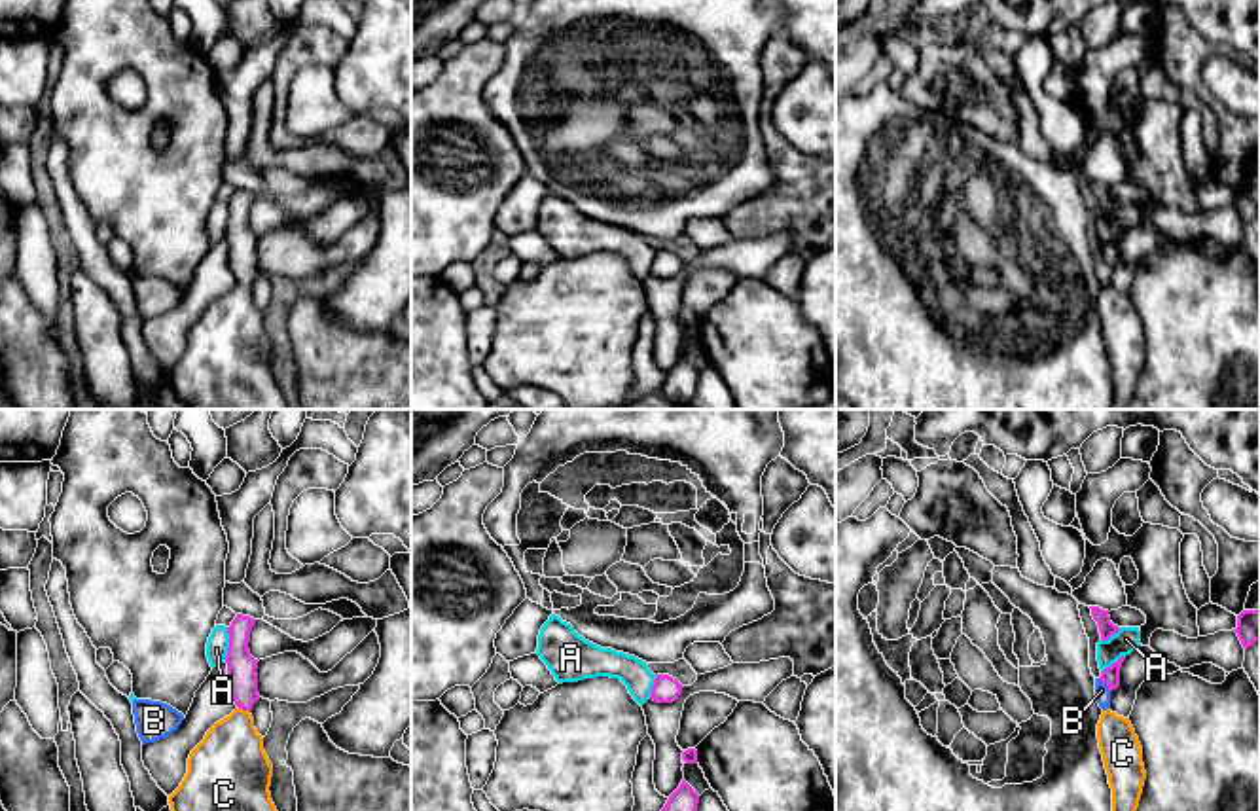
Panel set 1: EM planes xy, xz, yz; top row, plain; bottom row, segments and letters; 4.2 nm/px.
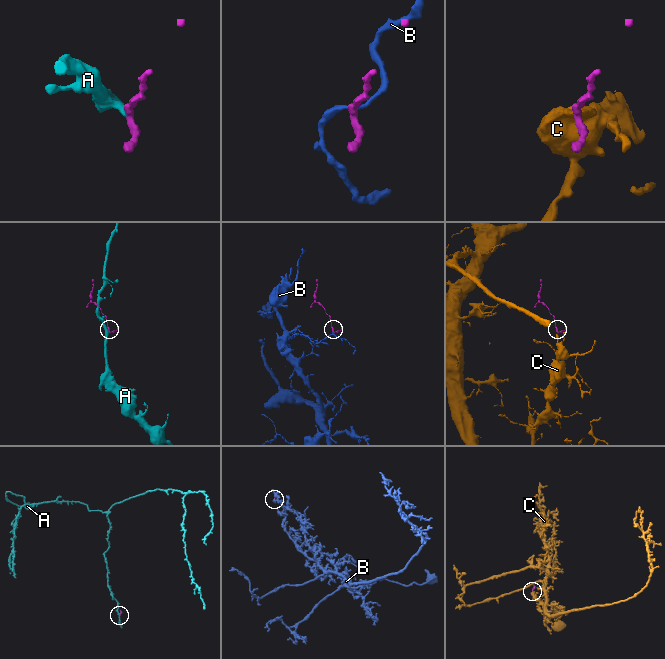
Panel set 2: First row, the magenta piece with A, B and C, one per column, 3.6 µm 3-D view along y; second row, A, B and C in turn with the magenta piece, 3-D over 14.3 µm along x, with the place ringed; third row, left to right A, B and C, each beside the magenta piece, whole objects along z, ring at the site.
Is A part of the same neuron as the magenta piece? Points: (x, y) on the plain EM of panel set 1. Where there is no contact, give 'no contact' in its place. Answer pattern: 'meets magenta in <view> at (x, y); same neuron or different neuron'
meets magenta in xy at (230, 220); different neuron

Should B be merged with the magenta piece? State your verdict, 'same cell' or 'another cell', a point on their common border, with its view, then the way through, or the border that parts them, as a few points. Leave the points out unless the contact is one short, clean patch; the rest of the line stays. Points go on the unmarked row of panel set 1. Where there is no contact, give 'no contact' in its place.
another cell | yz (1105, 258) | along yz (1099, 252), (1111, 266)

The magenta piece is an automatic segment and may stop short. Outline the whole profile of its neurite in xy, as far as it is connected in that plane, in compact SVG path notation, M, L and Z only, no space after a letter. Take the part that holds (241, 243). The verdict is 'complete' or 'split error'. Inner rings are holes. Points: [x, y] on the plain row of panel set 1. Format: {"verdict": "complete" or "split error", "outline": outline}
{"verdict": "split error", "outline": "M237 189L227 203L227 267L237 284L191 326L186 352L169 371L188 409L288 409L269 368L273 341L250 290L260 275L258 235L248 225L254 199Z"}

